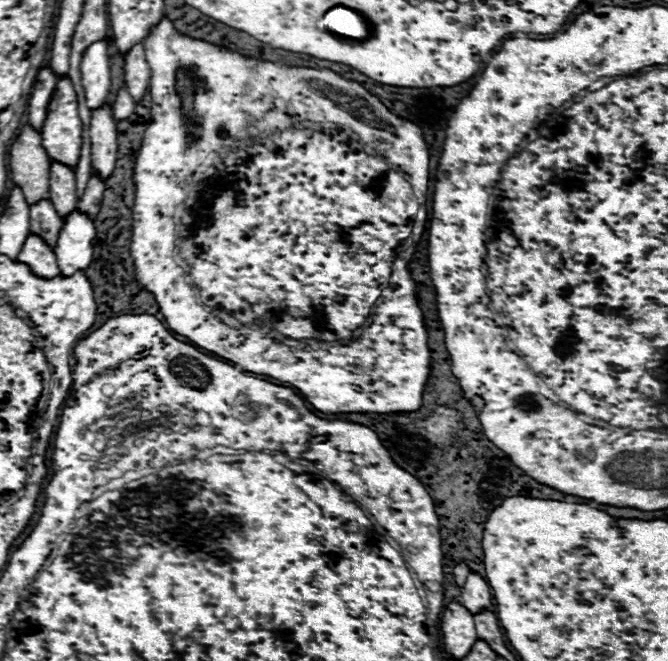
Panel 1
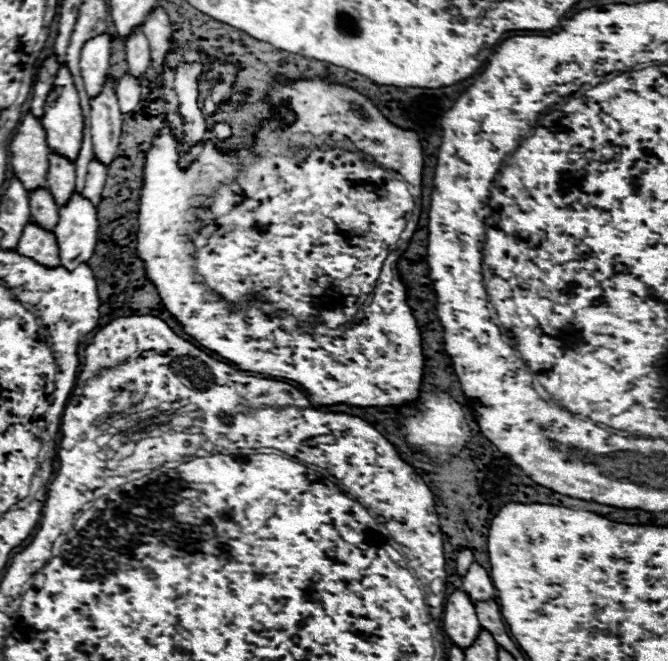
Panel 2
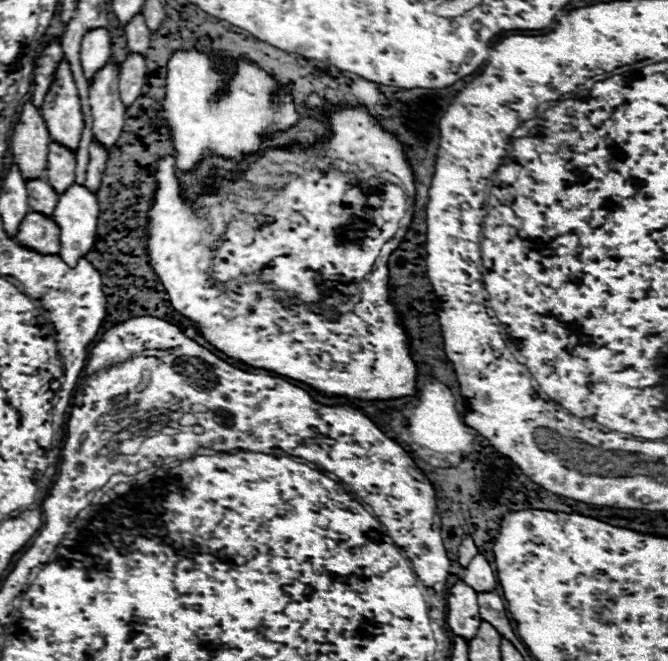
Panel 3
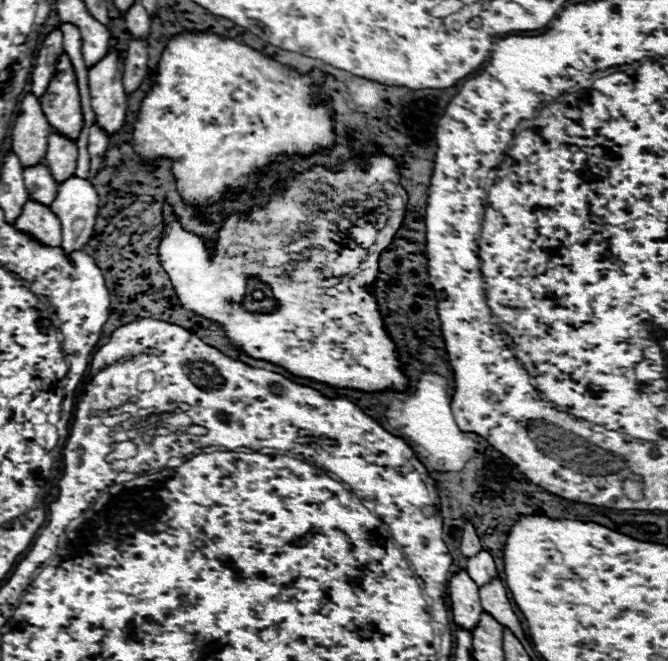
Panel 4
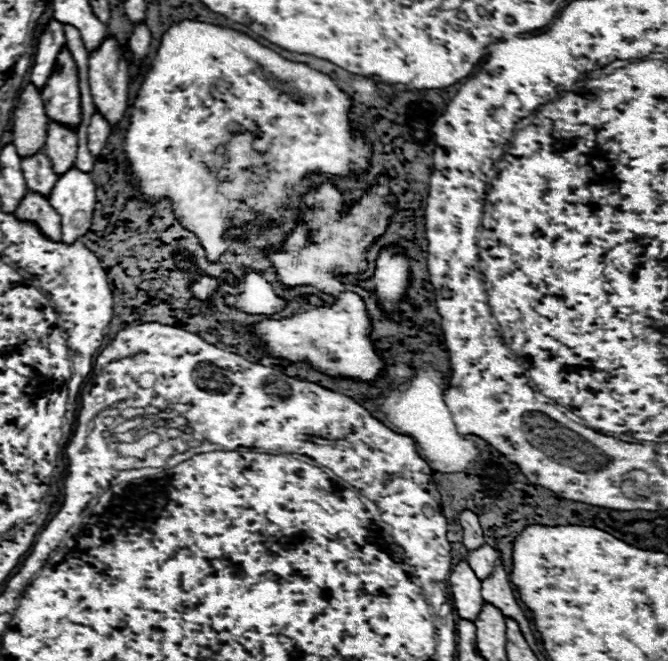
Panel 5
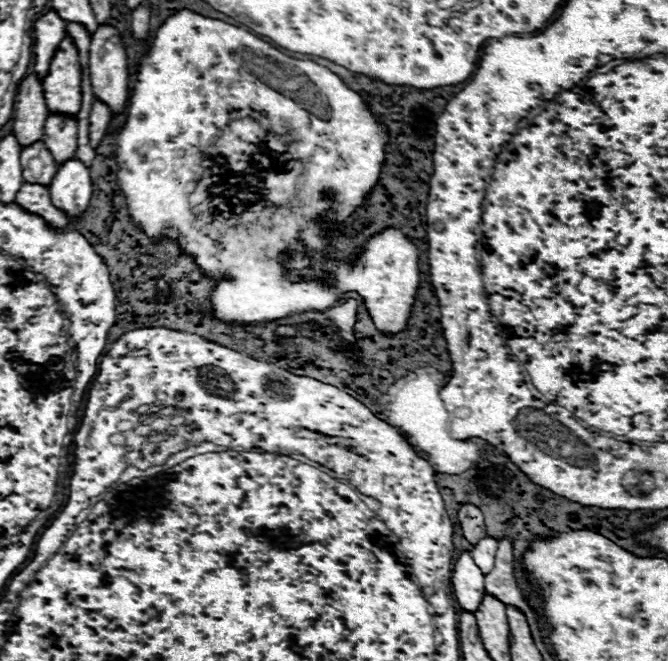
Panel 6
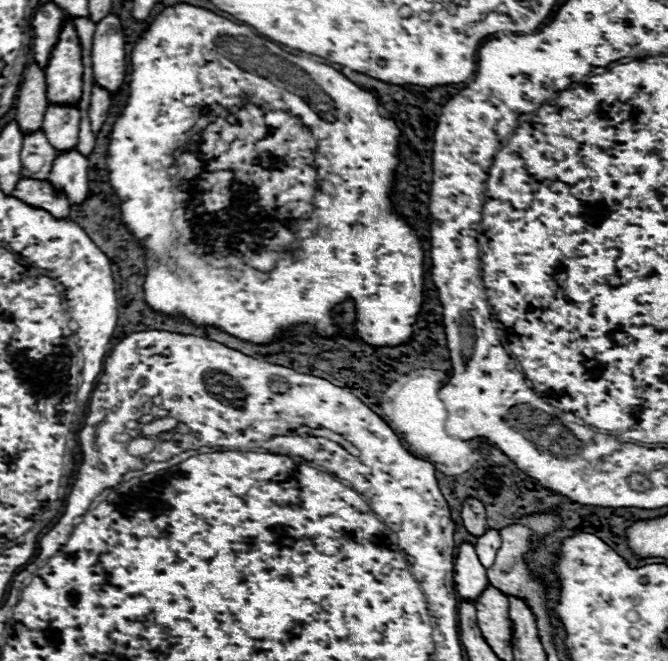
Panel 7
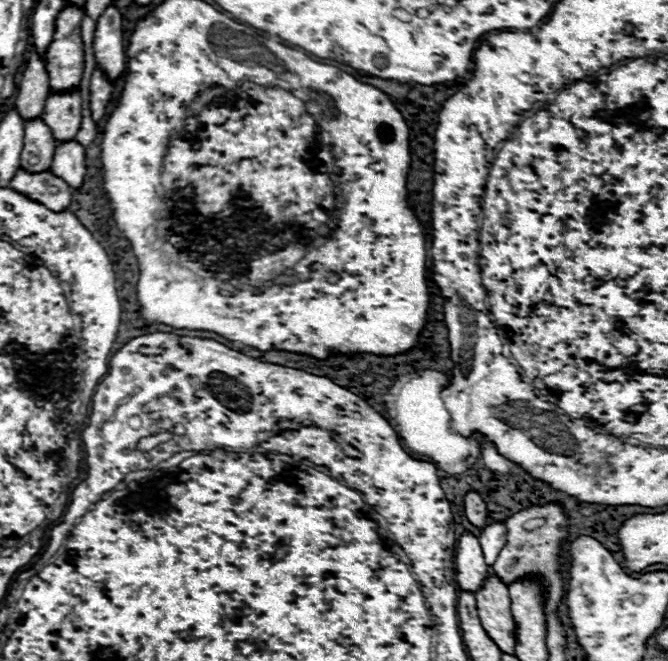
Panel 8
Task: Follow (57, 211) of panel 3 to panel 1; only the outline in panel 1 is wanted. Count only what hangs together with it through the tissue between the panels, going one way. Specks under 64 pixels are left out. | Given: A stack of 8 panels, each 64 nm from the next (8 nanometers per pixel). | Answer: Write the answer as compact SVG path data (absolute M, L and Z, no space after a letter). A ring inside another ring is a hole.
M78 208L64 218L62 230L58 234L56 258L62 274L74 274L76 270L86 270L92 262L96 226Z

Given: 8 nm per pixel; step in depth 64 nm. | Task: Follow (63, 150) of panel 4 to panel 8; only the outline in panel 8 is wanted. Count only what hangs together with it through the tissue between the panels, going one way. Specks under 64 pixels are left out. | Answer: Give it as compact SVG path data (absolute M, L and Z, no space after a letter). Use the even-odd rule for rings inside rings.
M80 90L56 92L46 98L42 118L52 126L52 134L56 142L74 140L80 128Z

